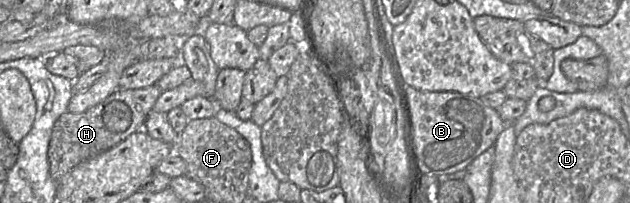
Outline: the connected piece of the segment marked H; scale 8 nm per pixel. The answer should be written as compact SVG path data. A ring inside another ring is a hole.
M157 84L140 89L118 88L105 100L84 112L63 113L54 124L48 147L52 179L60 183L79 163L118 145L132 133L143 130L147 116L162 92Z

